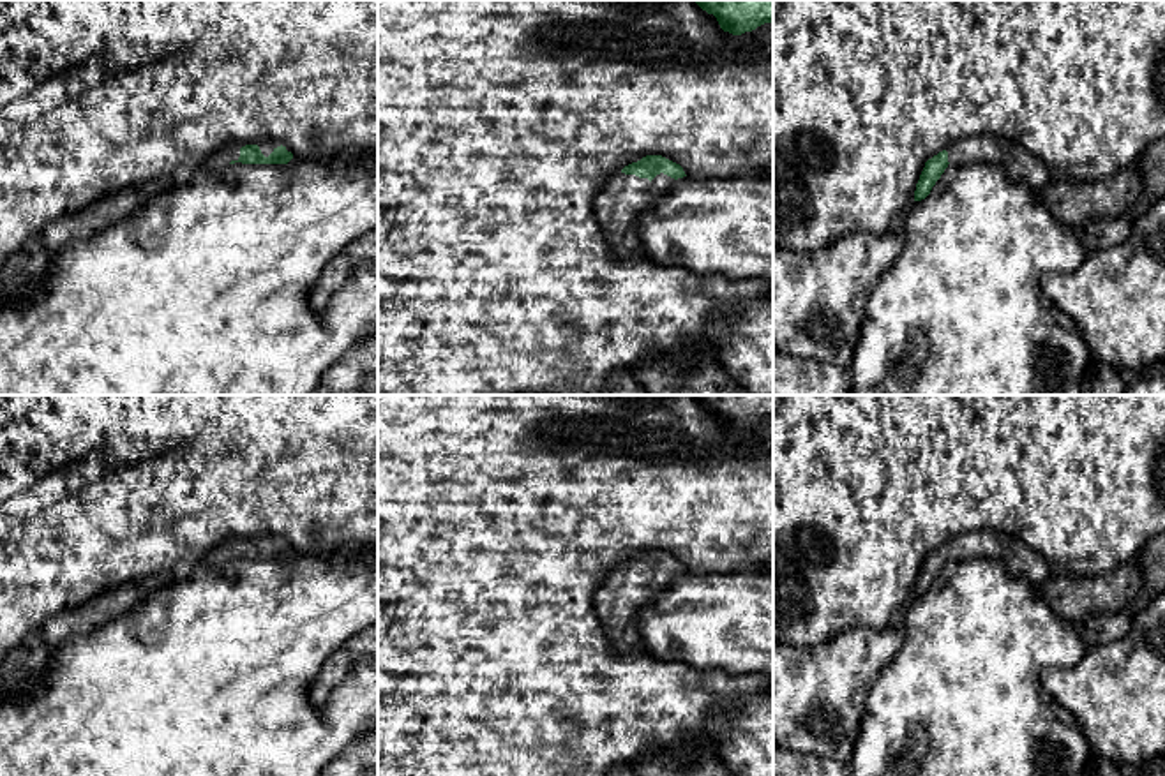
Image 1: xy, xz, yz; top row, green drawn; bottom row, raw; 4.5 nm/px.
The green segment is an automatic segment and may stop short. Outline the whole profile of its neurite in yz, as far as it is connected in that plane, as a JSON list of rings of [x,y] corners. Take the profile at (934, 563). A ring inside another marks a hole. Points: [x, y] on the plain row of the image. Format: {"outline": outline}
{"outline": [[[969,531],[925,557],[916,578],[914,596],[921,596],[930,589],[950,559],[1001,559],[1011,577],[1026,577],[1038,587],[1056,573],[1040,552],[1017,538],[994,531]]]}

